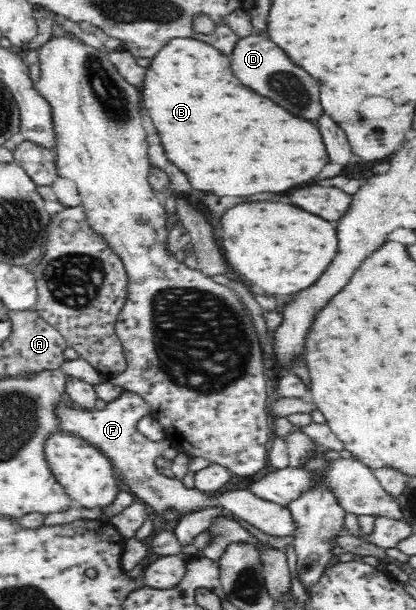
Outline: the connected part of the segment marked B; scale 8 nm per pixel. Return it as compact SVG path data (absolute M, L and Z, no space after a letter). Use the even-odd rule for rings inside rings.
M175 38L170 40L165 48L151 60L151 66L147 68L147 76L145 76L145 108L149 108L155 128L161 134L167 134L167 136L161 136L161 140L165 144L169 160L173 164L177 164L187 174L191 186L197 188L197 190L211 190L211 192L217 192L217 196L253 196L253 194L259 194L259 192L279 194L279 192L289 192L291 188L297 188L301 184L311 182L329 164L329 156L327 156L325 144L321 140L321 132L319 132L319 128L313 120L289 114L289 110L285 110L283 106L275 104L273 100L269 100L261 94L257 94L255 90L249 90L249 86L241 84L235 78L235 74L229 68L229 58L225 54L221 54L217 48L213 48L210 44L197 39Z

